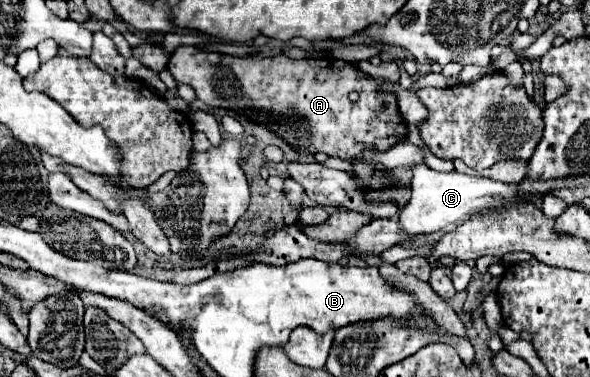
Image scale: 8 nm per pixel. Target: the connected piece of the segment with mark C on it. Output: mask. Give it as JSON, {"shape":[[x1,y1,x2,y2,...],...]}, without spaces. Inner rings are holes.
{"shape":[[413,165,411,171,413,171,413,181,411,181,413,195,399,215,399,221,409,235,429,235,441,231,447,225,463,221,471,213,493,207,495,203,507,203,509,199,517,197,517,191,513,189,511,183,495,181,491,177,479,177,459,171,439,173,429,169,427,165]]}

